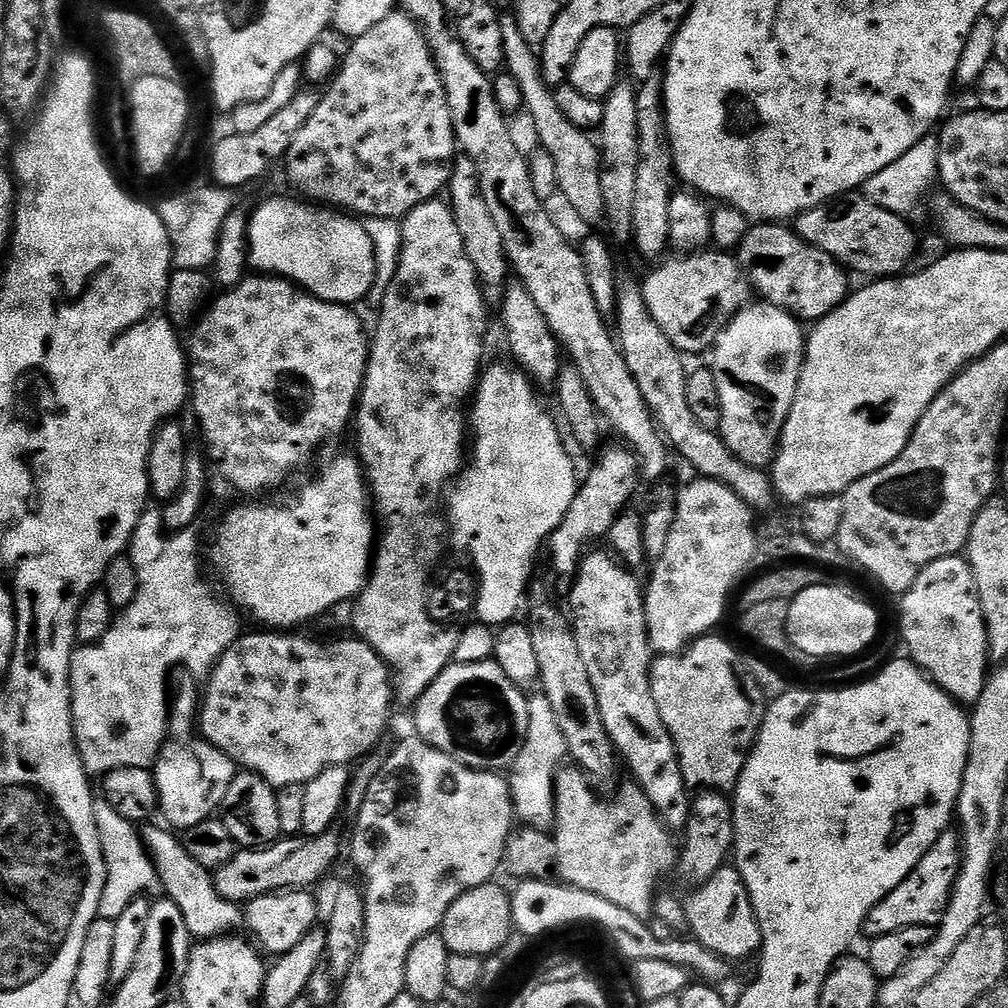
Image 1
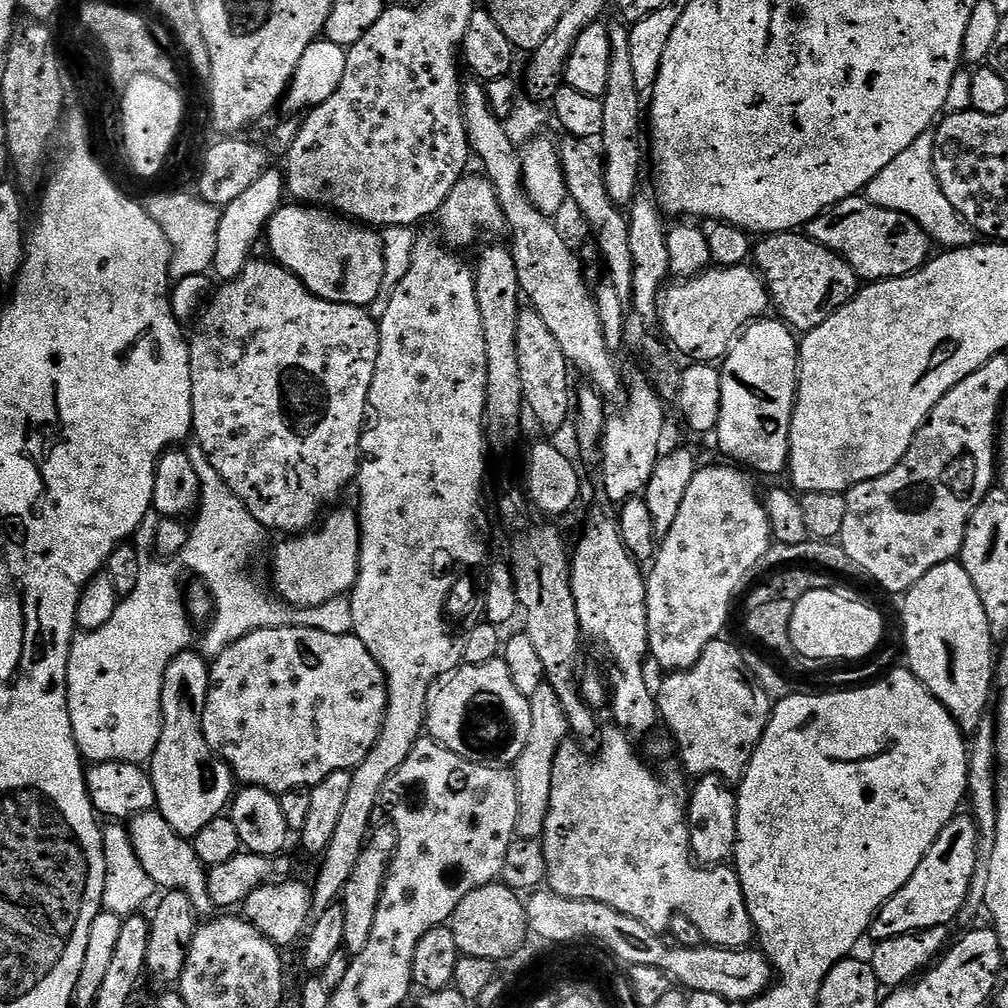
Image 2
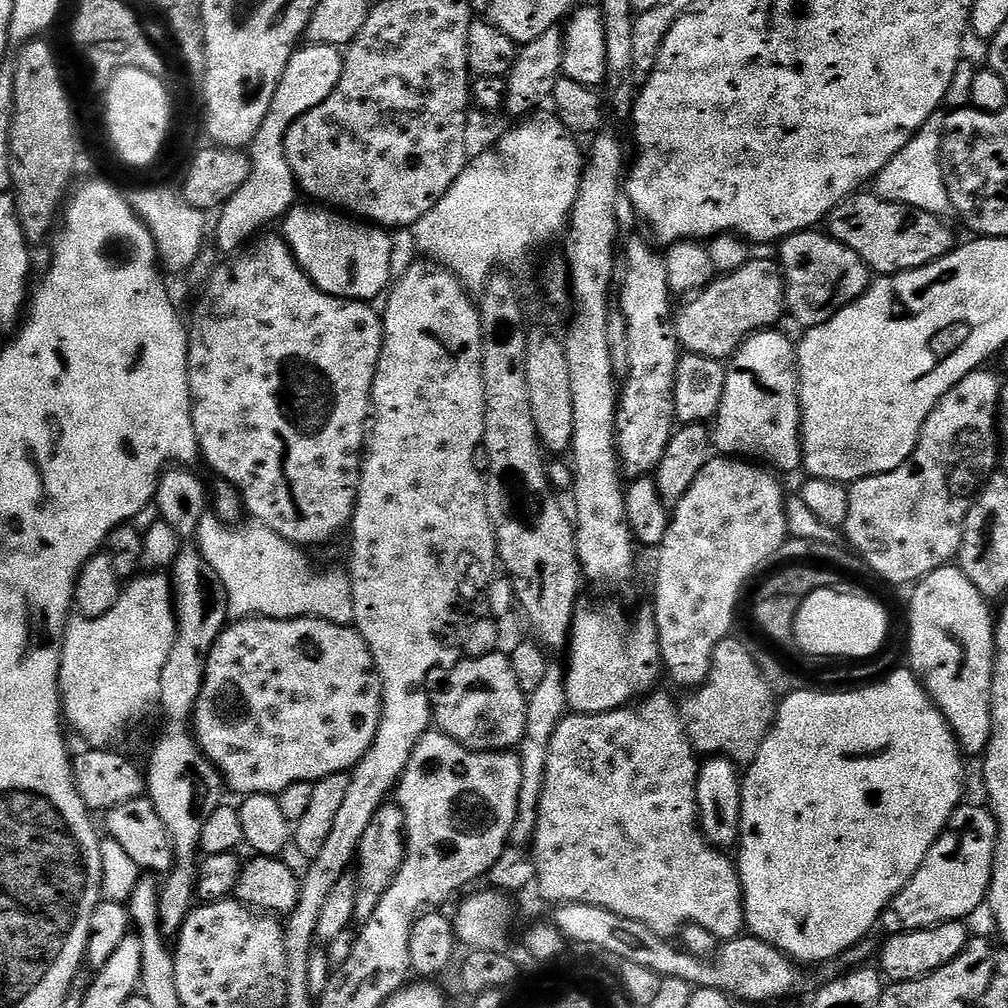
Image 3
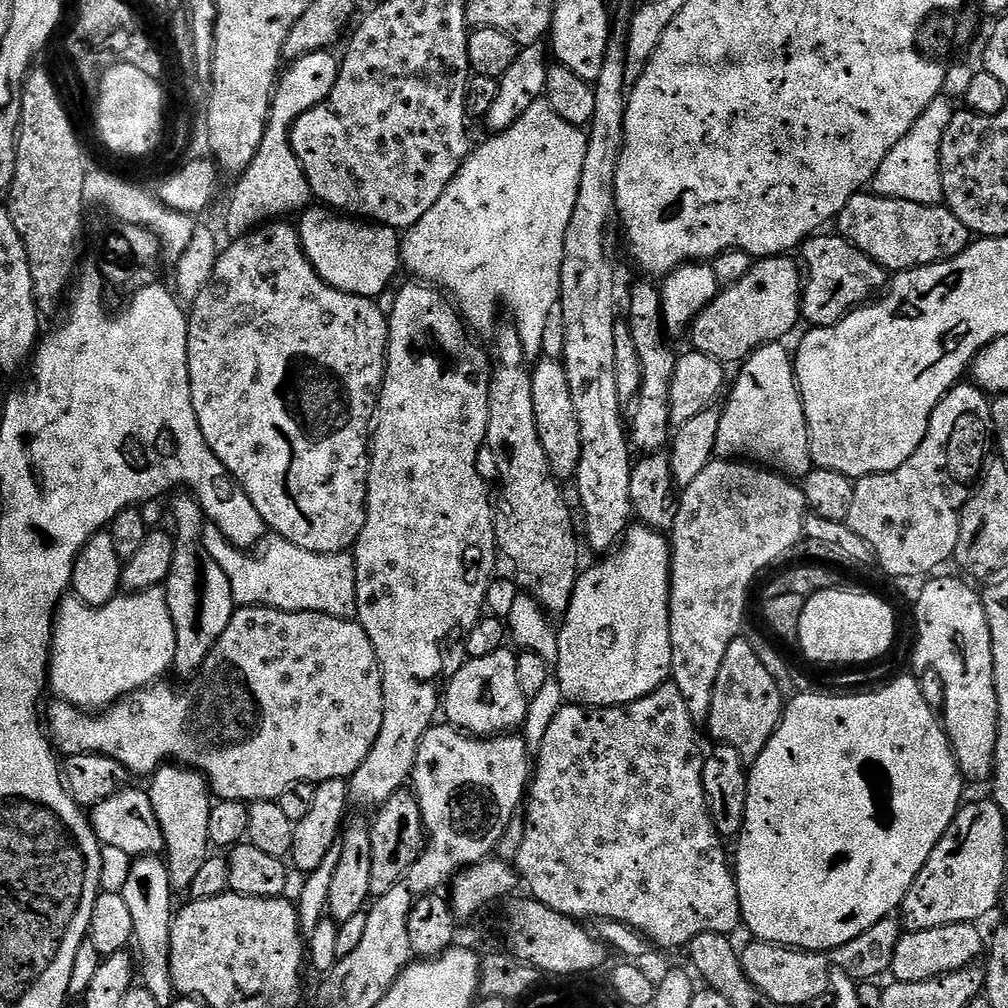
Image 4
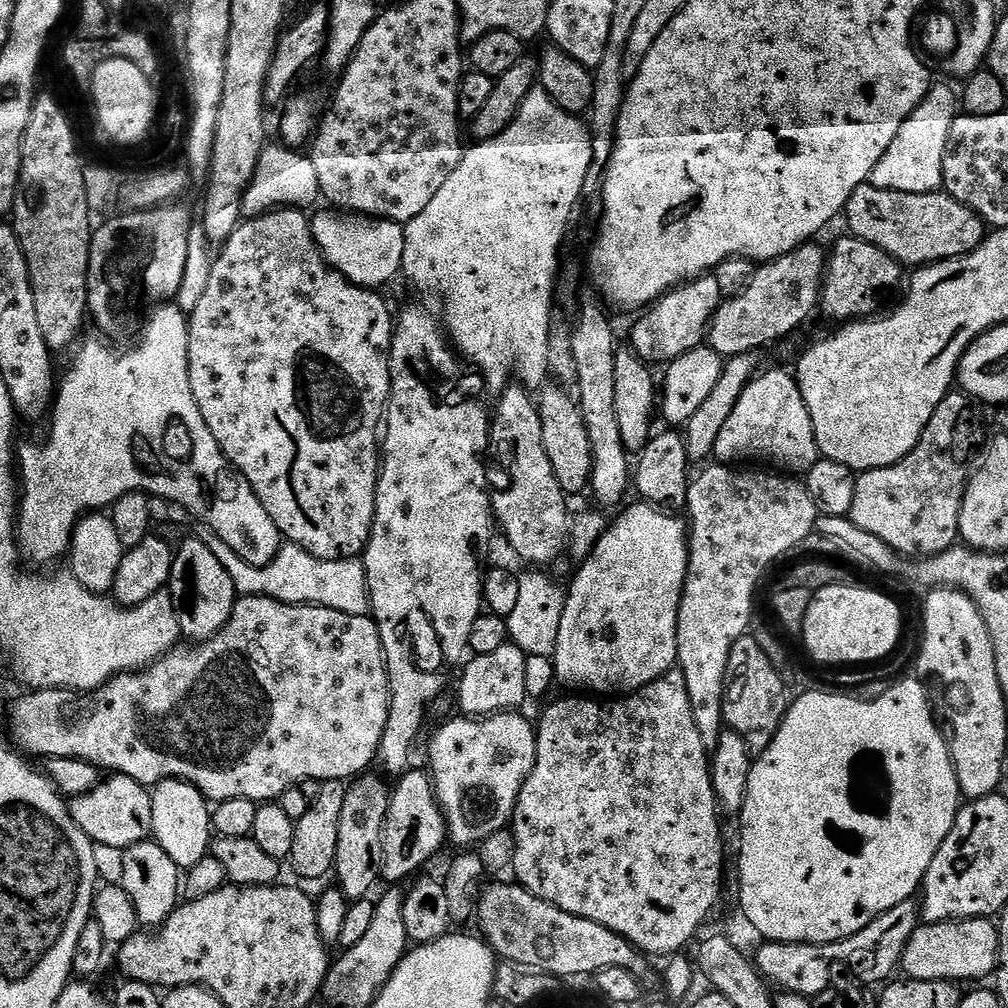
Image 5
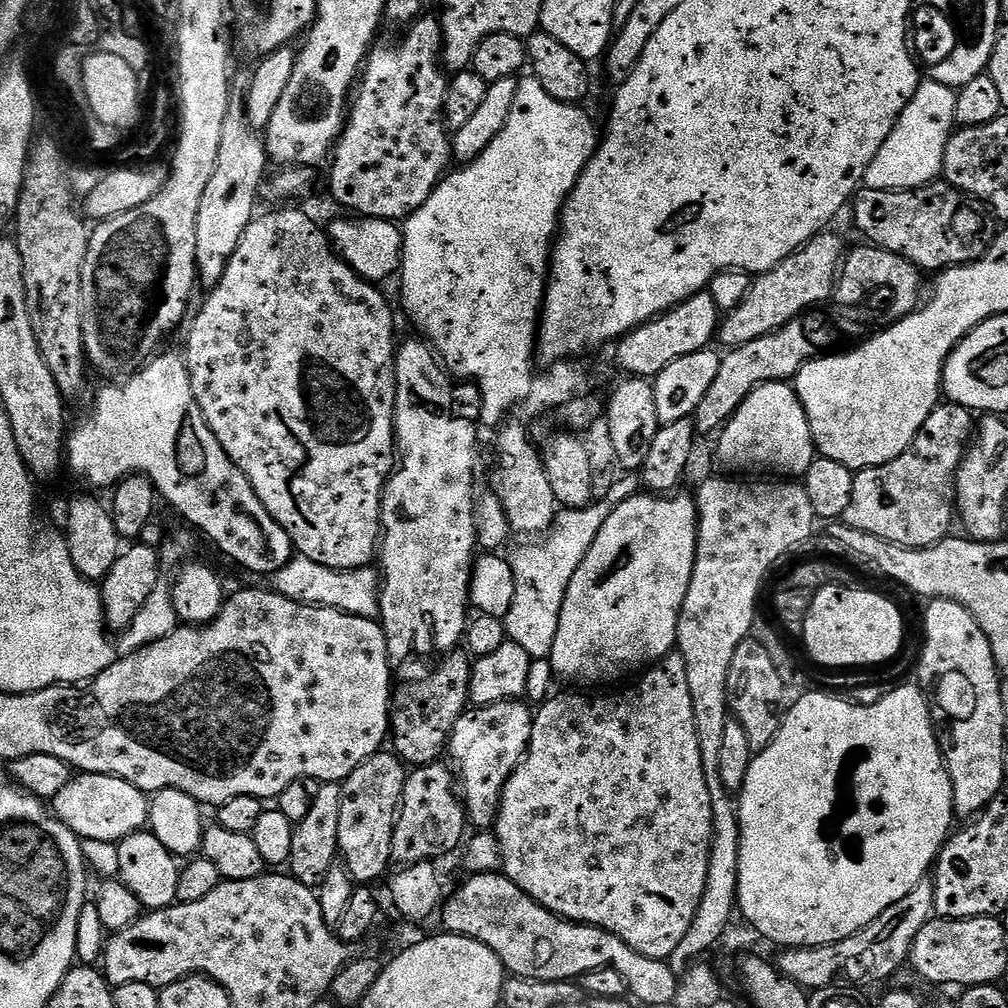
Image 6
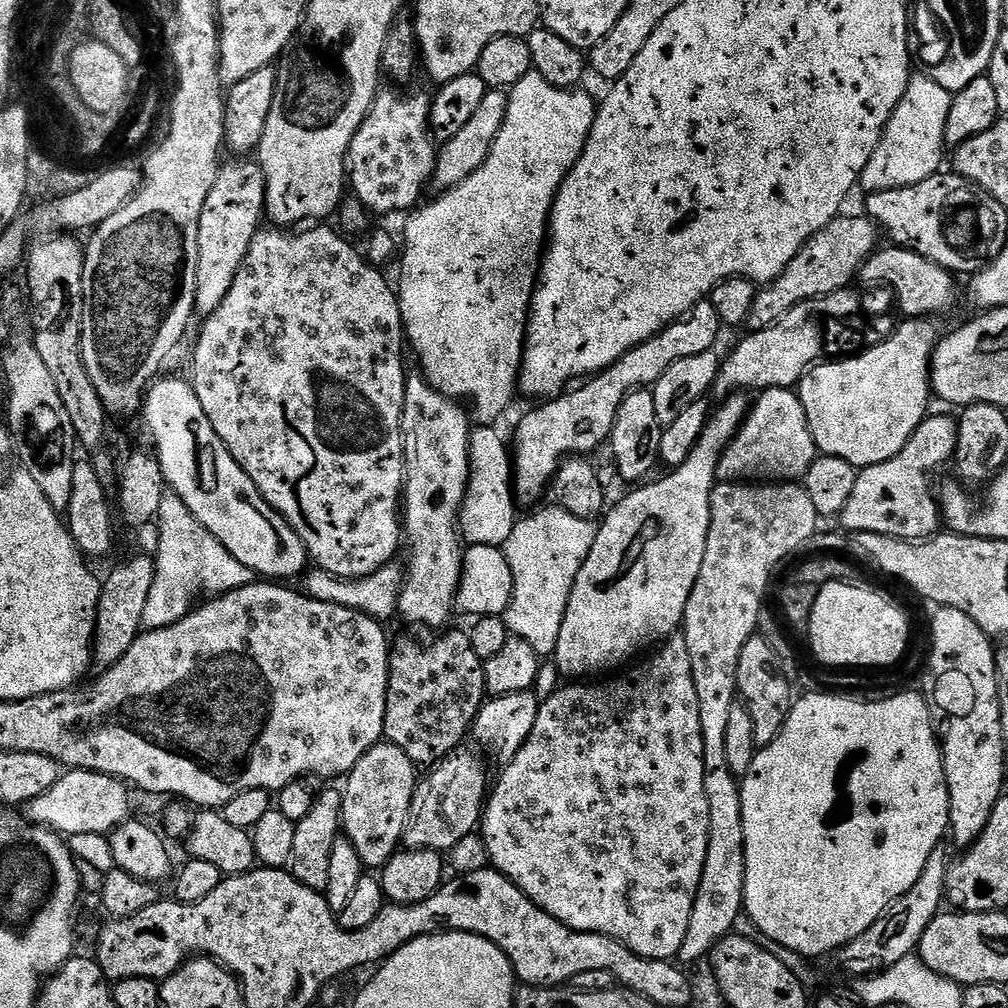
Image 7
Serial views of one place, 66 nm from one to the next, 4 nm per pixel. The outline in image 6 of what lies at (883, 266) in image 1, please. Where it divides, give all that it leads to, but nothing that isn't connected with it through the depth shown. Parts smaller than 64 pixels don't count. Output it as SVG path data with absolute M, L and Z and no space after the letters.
M933 182L925 188L895 192L864 188L855 197L850 212L856 215L856 228L868 239L865 241L869 245L890 250L914 262L916 267L925 273L932 272L931 274L939 273L949 266L971 264L973 260L981 260L998 235L997 221L986 205L981 200L971 199L967 192L961 192L959 188L954 188L947 182Z

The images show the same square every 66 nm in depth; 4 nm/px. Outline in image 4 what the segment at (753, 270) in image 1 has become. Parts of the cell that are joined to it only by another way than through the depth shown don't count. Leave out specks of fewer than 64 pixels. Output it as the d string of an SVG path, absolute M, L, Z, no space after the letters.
M817 234L805 240L798 252L804 278L804 296L800 300L800 310L803 319L809 320L812 328L834 326L849 312L867 305L873 299L872 292L879 293L890 284L886 269L862 254L862 250L855 248L849 240L839 234L824 235Z

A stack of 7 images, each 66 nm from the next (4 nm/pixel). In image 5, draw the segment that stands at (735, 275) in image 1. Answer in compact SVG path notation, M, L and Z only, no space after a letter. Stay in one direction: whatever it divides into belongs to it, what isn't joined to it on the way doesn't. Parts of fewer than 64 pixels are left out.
M816 242L803 244L777 260L761 263L752 273L750 286L746 286L742 294L727 297L712 316L708 323L707 347L725 358L756 352L802 327L808 315L817 311L825 267L825 249L820 249Z

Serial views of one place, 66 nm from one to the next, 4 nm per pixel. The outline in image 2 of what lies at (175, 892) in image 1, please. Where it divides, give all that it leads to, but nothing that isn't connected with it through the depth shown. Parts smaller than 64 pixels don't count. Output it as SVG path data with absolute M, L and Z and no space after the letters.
M160 811L142 812L132 817L127 830L132 835L132 845L138 854L138 862L142 862L142 870L150 874L157 889L185 892L190 898L192 909L198 914L213 911L214 905L208 893L206 865L197 858L191 843L179 836L170 822L166 822L166 818L162 818Z

